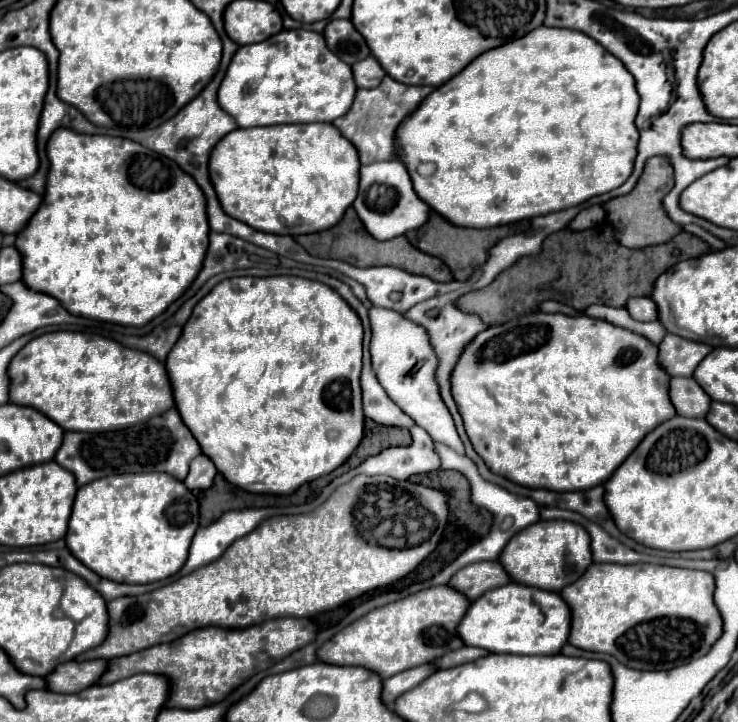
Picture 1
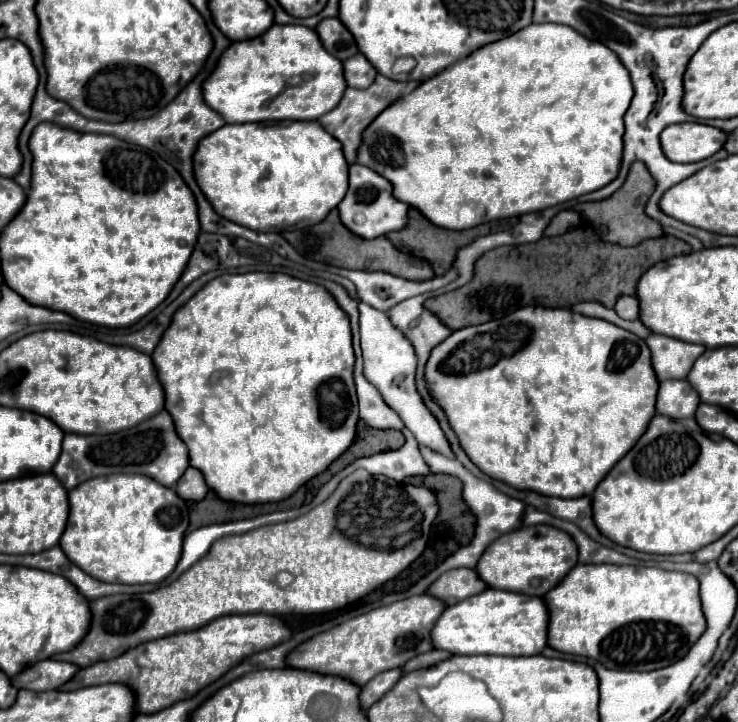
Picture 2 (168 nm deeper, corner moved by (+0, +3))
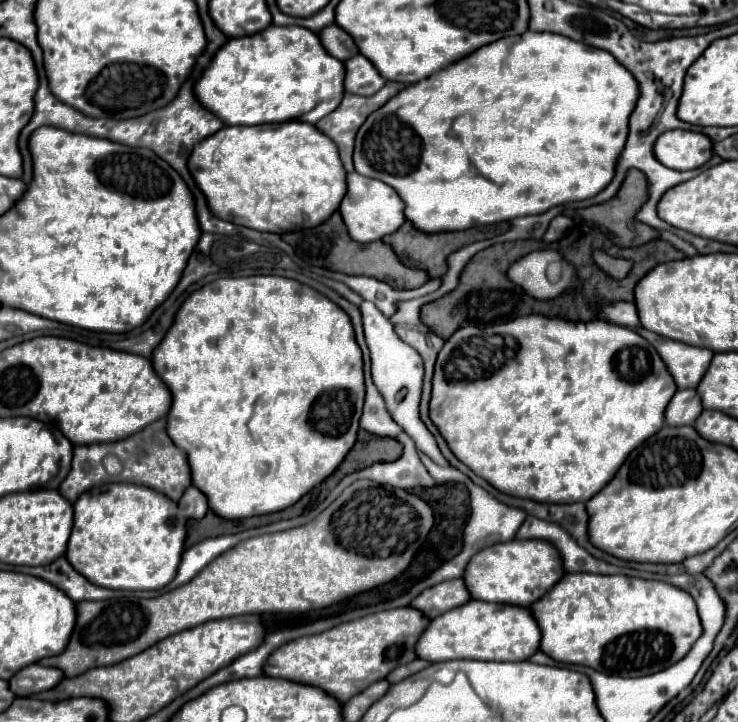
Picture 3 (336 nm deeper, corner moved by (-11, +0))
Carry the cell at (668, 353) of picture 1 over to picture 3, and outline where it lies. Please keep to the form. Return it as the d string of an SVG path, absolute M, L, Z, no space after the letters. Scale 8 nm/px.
M638 331L644 339L648 339L656 351L660 353L660 357L664 359L670 375L676 381L678 389L696 389L700 379L704 377L714 351L704 349L704 347L692 347L692 345L684 345L680 341L672 341L668 337L660 337L652 331Z

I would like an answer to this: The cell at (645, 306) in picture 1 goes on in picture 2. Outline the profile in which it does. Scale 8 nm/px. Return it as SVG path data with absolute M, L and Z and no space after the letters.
M621 296L615 304L615 310L625 320L637 320L639 318L639 302L635 296Z

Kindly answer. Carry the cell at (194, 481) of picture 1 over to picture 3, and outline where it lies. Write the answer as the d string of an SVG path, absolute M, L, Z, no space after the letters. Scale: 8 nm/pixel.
M190 485L188 491L184 491L178 505L186 511L188 517L194 517L194 519L202 519L208 511L208 499L196 485Z

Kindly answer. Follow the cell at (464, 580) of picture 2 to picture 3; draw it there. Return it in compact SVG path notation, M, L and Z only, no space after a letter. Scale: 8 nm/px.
M452 579L452 581L444 581L438 583L426 591L422 591L414 601L412 607L420 609L426 617L434 619L454 607L460 607L464 603L468 603L472 599L464 579Z

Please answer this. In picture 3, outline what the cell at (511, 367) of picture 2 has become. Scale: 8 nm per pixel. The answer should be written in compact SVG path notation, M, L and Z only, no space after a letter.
M526 315L518 317L508 323L490 325L490 327L462 327L458 329L442 347L436 361L436 371L432 379L432 399L430 399L430 419L440 429L442 437L448 441L448 447L454 451L454 455L466 463L474 473L484 477L488 483L492 483L498 491L522 497L522 499L536 499L540 503L586 503L592 499L598 491L602 491L604 483L616 475L616 471L622 467L628 453L632 453L644 439L650 439L660 427L664 425L664 409L670 403L672 395L676 393L676 383L672 375L668 375L668 369L664 367L664 361L660 359L658 351L644 341L642 335L638 335L632 329L612 325L602 319L592 321L568 321L562 317L542 317L542 315Z

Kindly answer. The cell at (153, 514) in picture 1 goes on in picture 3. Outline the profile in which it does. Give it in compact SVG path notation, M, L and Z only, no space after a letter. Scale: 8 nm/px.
M106 483L78 497L66 559L88 581L110 589L162 589L176 577L188 517L178 503L134 483Z

